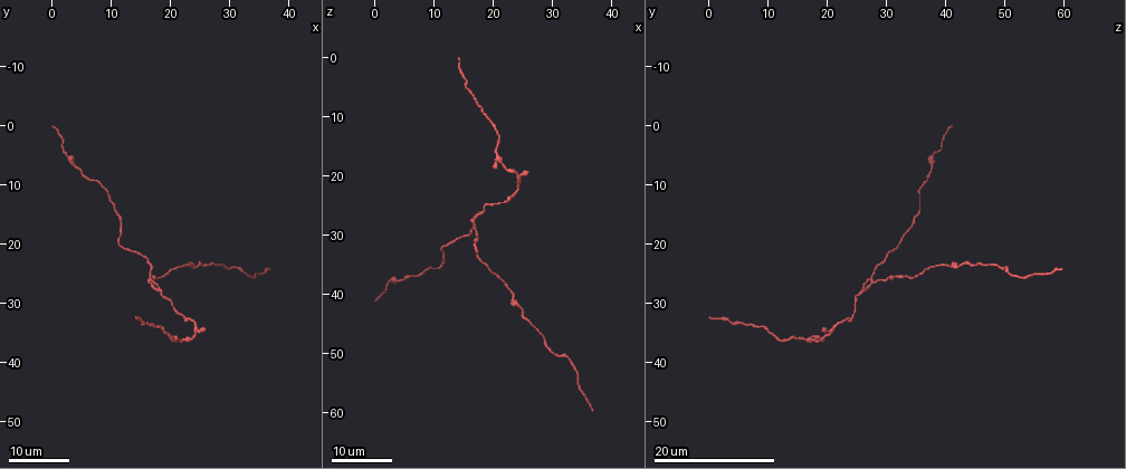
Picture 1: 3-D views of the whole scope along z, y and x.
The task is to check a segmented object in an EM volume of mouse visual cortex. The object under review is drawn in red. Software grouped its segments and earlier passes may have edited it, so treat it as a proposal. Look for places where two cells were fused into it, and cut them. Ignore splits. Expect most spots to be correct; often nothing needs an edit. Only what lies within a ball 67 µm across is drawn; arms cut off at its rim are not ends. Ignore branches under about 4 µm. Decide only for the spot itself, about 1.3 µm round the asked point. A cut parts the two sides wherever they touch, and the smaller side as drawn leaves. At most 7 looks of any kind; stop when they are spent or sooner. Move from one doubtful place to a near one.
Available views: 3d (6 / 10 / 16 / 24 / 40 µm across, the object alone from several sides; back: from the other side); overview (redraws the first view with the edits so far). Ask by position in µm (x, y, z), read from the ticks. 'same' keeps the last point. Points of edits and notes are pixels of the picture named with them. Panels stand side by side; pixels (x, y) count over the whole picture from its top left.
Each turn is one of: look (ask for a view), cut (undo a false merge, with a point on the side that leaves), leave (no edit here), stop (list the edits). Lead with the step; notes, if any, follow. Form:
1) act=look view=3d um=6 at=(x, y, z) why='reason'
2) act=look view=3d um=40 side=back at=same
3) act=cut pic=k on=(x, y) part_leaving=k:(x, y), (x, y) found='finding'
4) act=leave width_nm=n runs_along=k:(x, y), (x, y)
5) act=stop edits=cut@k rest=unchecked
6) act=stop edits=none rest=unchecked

act=look view=3d um=16 at=(21.0, 36.0, 16.5) why='thick turns thin'

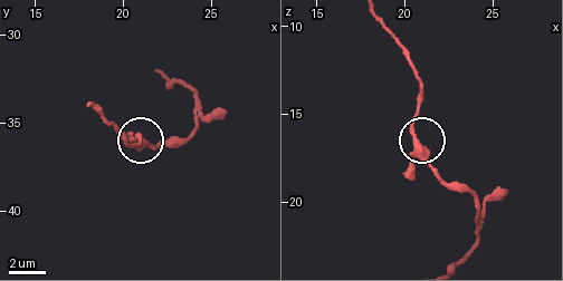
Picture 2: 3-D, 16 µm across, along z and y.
act=look view=3d um=10 at=same

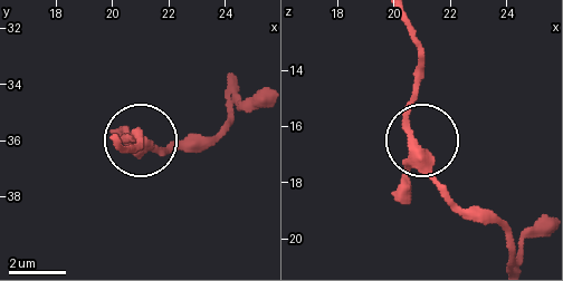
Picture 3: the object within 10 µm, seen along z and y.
act=look view=3d um=6 at=same why='zoom in'

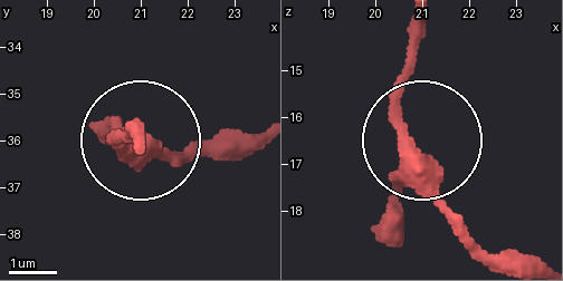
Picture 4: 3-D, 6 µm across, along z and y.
act=leave runs_along=4:(499, 262), (408, 135), (416, 27) found='continuous, no second cell'

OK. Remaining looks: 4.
act=look view=3d um=24 at=(11.5, 17.0, 35.0) why='narrows sharply'

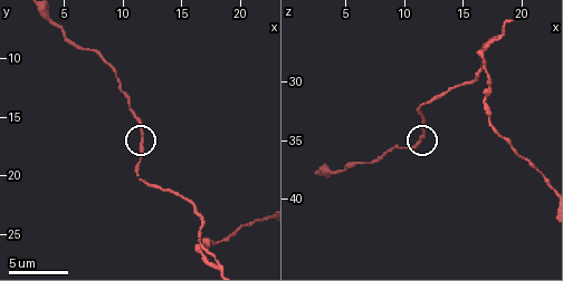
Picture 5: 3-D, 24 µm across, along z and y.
act=look view=3d um=6 at=(11.8, 16.4, 34.4) why='zoom in'

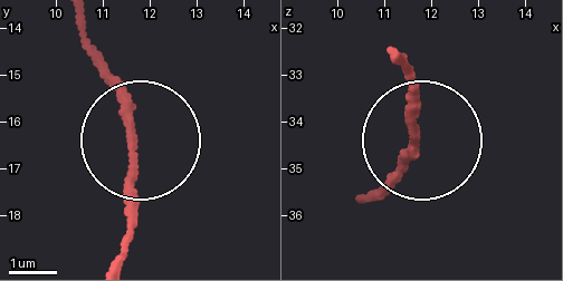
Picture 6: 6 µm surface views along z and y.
act=leave runs_along=6:(113, 259), (133, 211), (133, 104), (97, 47) found='continuous, no second cell'

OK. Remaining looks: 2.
act=look view=3d um=24 at=(16.5, 26.0, 27.0) why='four or more arms meet'

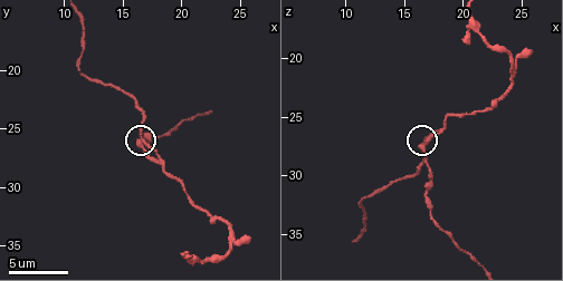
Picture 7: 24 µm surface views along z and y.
act=look view=3d um=10 at=(16.4, 25.6, 27.2) why='zoom in'

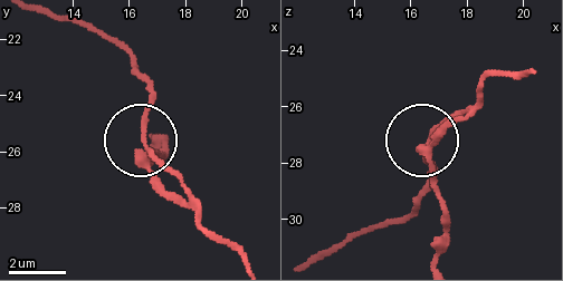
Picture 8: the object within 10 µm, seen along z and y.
act=leave found='all the same cell'

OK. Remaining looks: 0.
act=stop edits=none rest=unchecked

